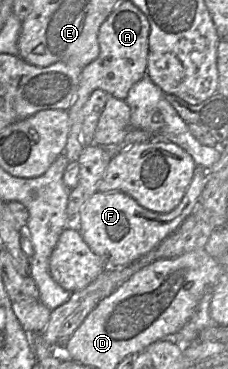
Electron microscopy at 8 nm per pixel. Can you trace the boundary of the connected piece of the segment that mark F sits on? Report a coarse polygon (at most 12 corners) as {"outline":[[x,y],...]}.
{"outline":[[197,167],[179,205],[158,214],[97,191],[77,230],[108,268],[135,262],[190,216],[206,184]]}

